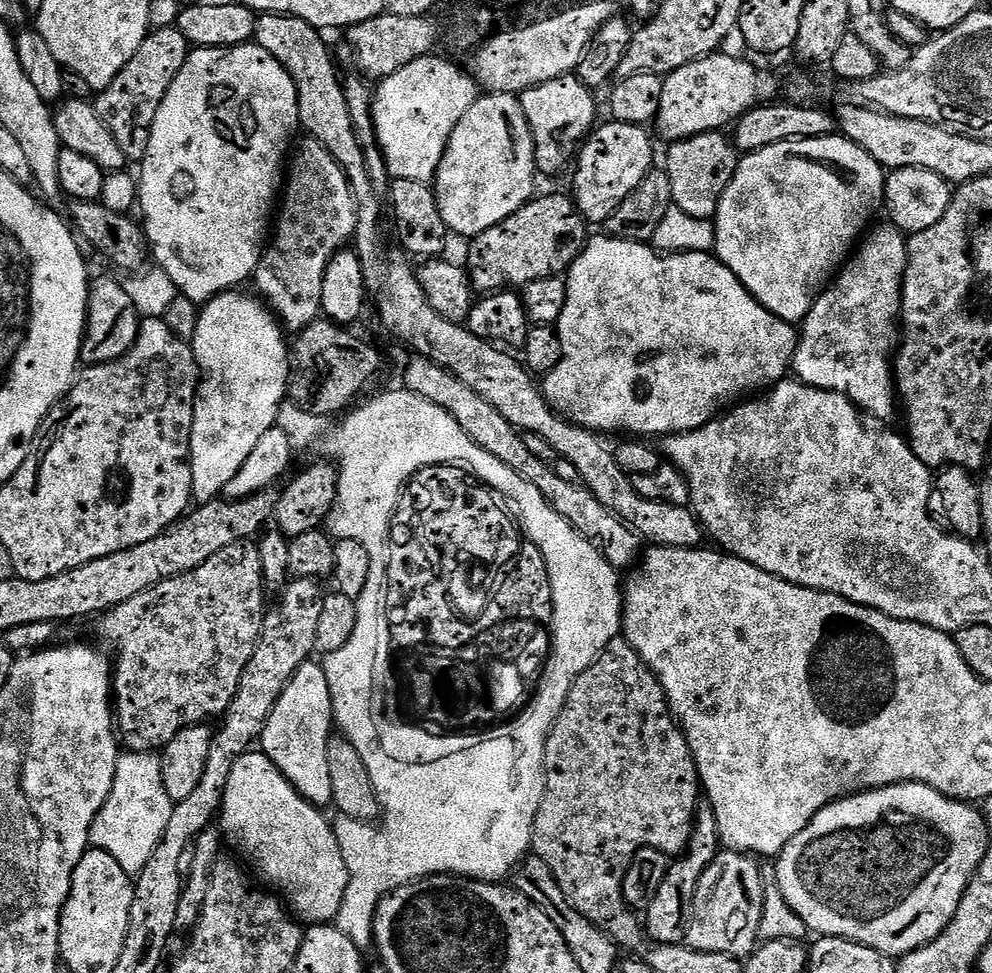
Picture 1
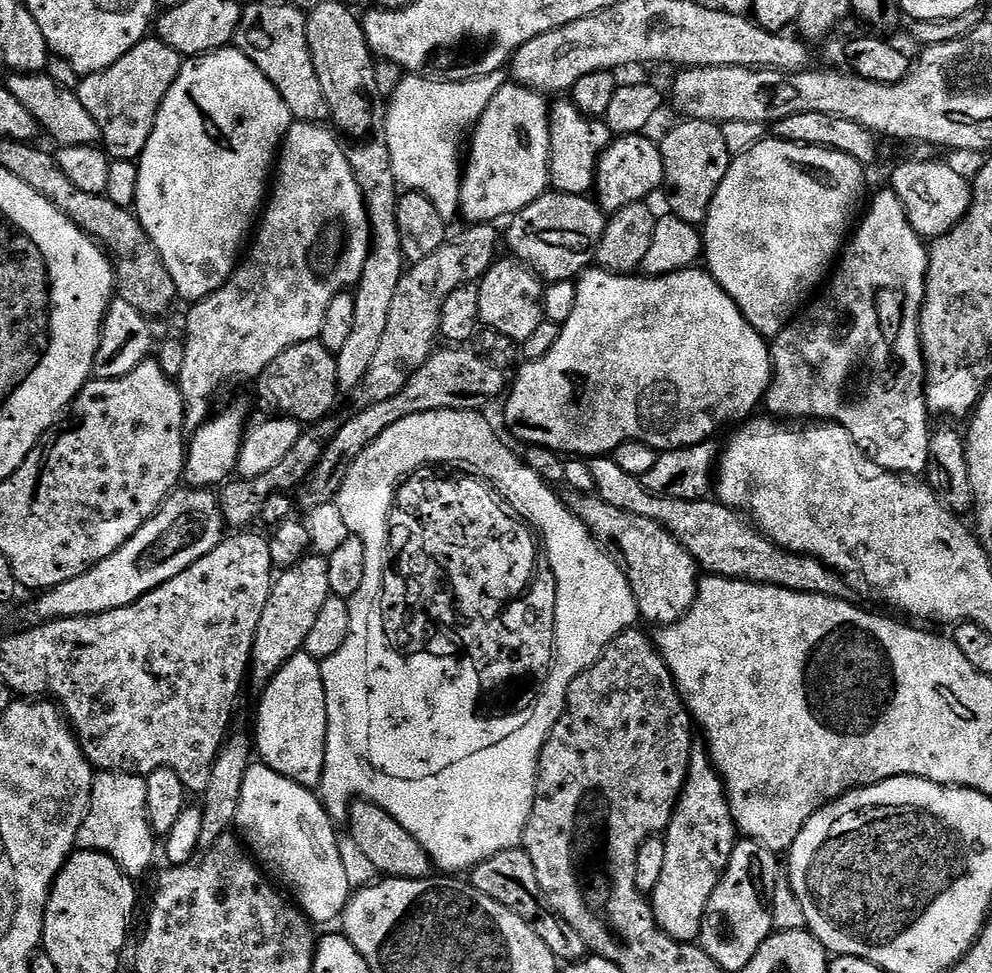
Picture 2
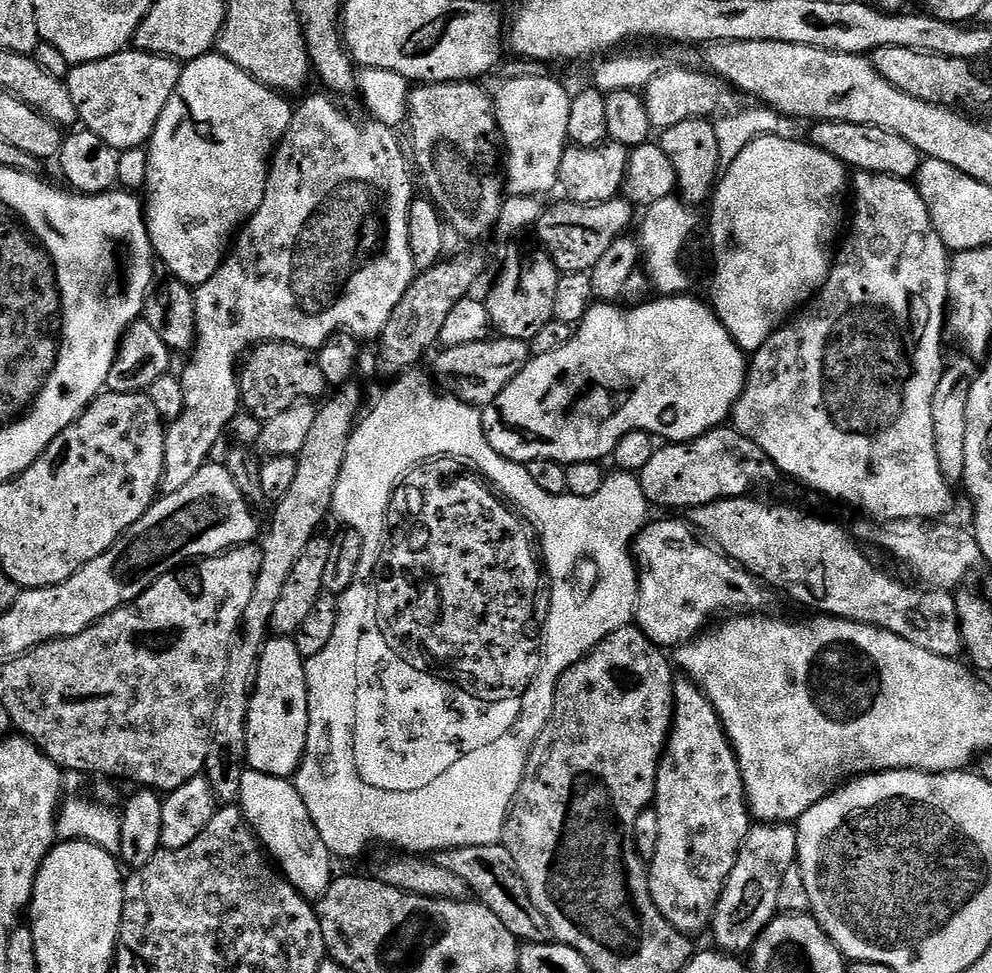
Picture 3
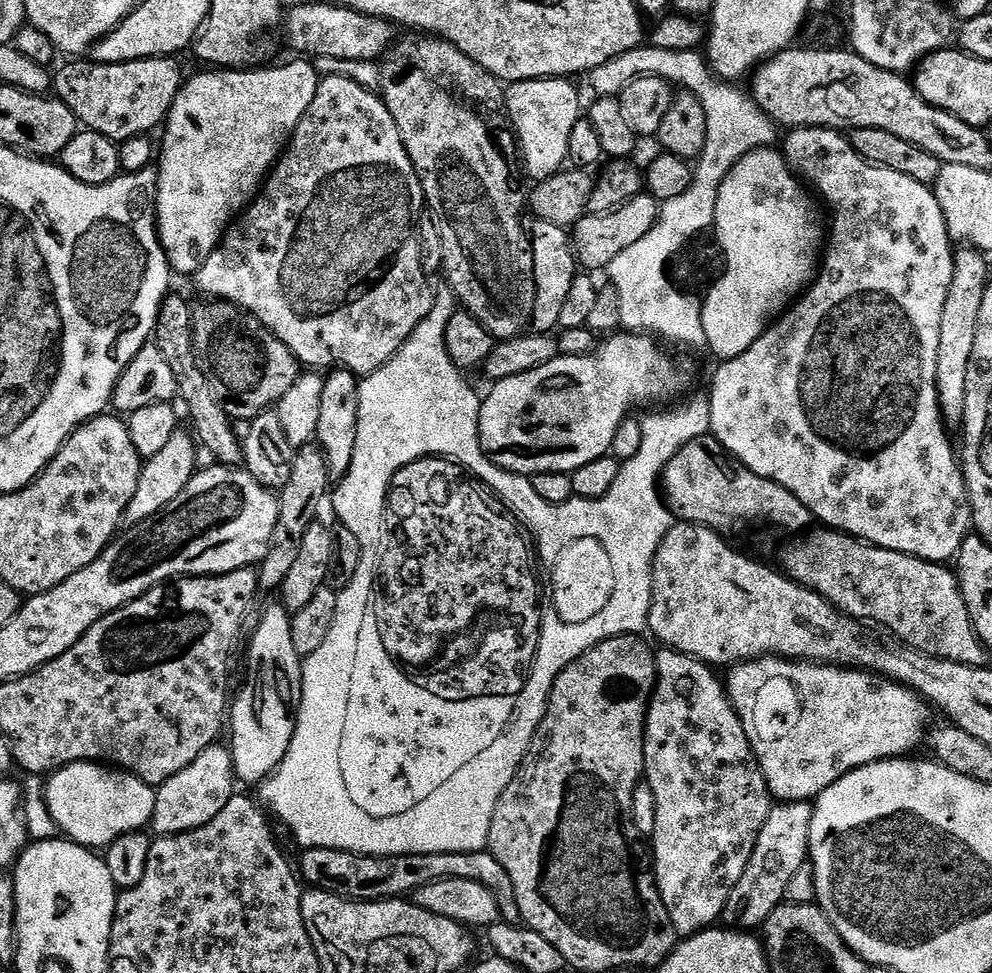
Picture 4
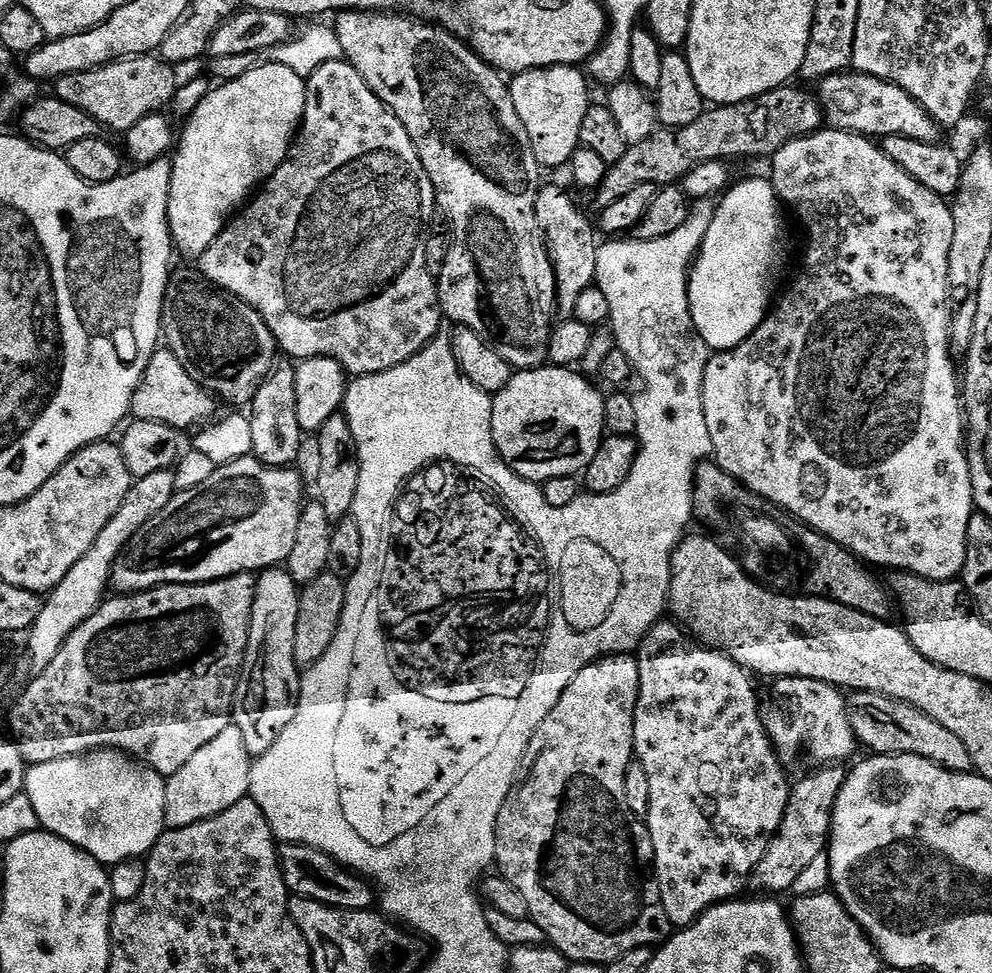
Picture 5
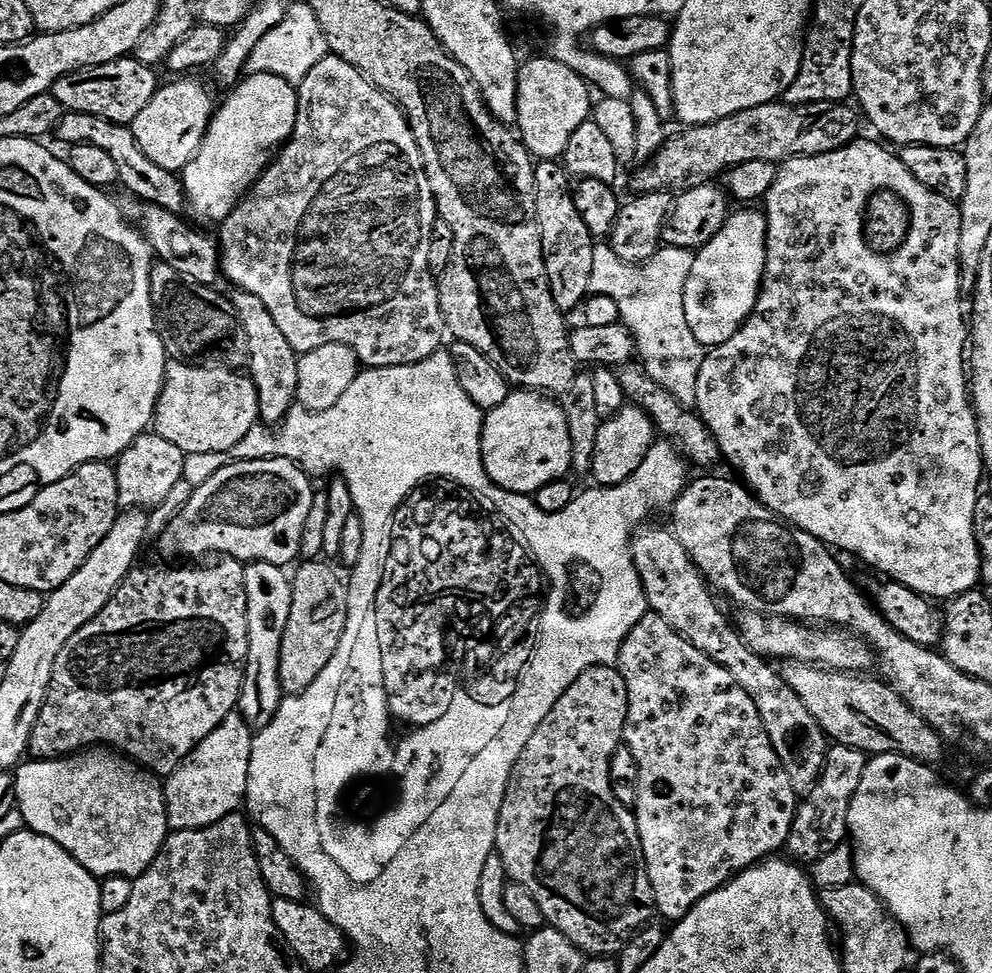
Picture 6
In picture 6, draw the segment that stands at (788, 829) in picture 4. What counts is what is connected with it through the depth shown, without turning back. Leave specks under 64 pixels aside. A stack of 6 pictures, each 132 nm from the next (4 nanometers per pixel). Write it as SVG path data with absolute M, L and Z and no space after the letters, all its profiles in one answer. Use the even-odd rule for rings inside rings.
M837 743L829 747L820 781L796 806L794 826L790 826L786 845L787 855L793 861L804 866L811 866L849 839L850 802L854 802L854 794L858 794L858 785L862 783L862 774L866 774L868 761L869 757L859 752L857 748Z

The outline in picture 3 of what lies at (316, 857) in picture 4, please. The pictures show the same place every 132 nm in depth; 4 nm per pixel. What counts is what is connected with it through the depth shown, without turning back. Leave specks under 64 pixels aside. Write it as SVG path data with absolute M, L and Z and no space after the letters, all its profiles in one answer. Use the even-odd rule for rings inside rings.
M503 843L447 848L444 852L435 853L434 863L458 874L458 878L466 882L469 893L479 903L494 910L502 926L506 926L506 930L510 930L510 934L514 934L517 941L526 944L546 944L553 939L550 922L546 922L542 910L538 910L538 906L530 902L530 894L516 874L514 858L510 858L510 850L506 850Z

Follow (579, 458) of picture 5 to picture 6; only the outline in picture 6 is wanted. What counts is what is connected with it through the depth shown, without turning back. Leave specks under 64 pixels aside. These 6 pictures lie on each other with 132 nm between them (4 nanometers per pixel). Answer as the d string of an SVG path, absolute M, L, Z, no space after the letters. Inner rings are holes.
M512 390L509 391L506 402L502 406L494 406L487 409L484 417L484 429L482 430L482 462L486 466L486 474L501 488L507 492L522 492L525 494L535 494L546 482L565 479L573 471L572 467L572 427L568 425L568 416L564 412L563 403L554 401L543 392L534 392L531 390Z

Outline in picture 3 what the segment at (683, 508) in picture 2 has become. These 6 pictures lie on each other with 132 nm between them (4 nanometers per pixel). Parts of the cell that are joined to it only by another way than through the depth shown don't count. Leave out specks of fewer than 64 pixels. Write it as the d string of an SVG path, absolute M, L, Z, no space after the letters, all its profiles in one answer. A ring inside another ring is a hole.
M751 495L735 496L698 506L691 509L690 523L697 533L707 537L725 556L746 569L761 584L769 589L777 588L778 591L785 592L790 599L797 600L808 608L816 608L812 610L817 613L872 624L875 628L898 634L898 638L906 638L906 642L914 642L914 646L922 646L922 650L930 650L932 654L939 656L956 658L963 653L964 643L958 626L956 598L951 591L935 586L925 590L915 583L903 584L902 581L895 580L886 569L879 568L870 557L864 556L863 550L852 541L851 534L840 524L807 516L788 504L767 504L764 500L752 499L756 498Z

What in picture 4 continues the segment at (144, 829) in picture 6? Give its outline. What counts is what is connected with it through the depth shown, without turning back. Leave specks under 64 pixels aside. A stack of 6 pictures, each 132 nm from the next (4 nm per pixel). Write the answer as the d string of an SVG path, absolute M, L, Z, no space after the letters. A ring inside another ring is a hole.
M81 762L67 764L47 780L46 799L57 829L75 844L104 850L118 838L147 829L152 823L156 788L133 772L100 762Z

